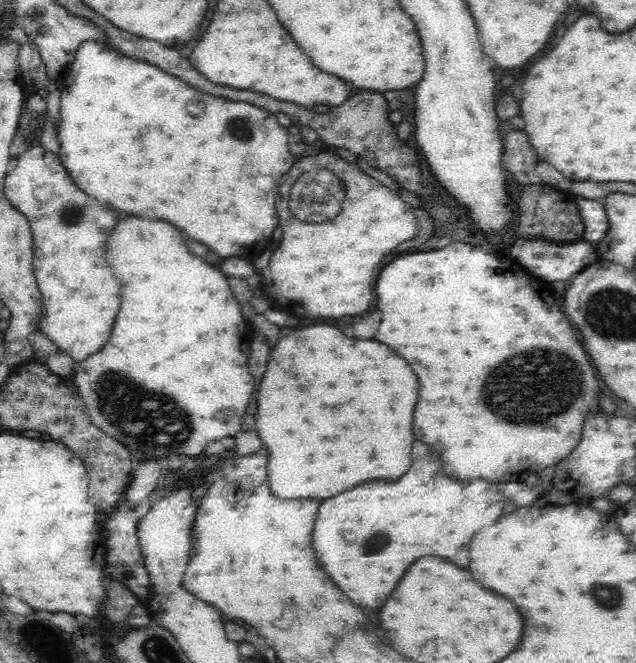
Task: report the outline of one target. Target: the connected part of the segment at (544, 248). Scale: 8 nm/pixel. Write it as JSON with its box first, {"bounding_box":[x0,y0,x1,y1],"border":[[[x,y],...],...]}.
{"bounding_box":[508,239,596,285],"border":[[[516,239],[509,244],[508,256],[520,263],[531,275],[551,285],[556,280],[568,280],[580,273],[588,273],[596,262],[596,247],[587,240],[578,239],[570,243],[554,243],[548,239]]]}

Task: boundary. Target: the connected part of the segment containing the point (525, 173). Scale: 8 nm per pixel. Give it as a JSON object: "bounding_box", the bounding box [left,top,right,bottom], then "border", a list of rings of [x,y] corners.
{"bounding_box":[503,130,542,184],"border":[[[514,130],[504,133],[504,158],[503,164],[514,178],[522,184],[542,184],[542,180],[536,172],[536,166],[540,162],[537,152],[528,140],[528,136],[522,130]]]}

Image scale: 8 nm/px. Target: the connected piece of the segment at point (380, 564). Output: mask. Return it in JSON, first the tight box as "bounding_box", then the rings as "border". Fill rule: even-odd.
{"bounding_box":[314,442,506,608],"border":[[[416,442],[412,448],[412,468],[400,480],[392,484],[360,484],[348,492],[324,500],[318,510],[314,528],[314,550],[324,570],[356,606],[376,608],[384,604],[388,594],[396,588],[398,580],[420,556],[444,556],[444,560],[452,560],[452,564],[466,568],[470,564],[470,536],[496,522],[496,518],[502,514],[504,502],[506,496],[500,492],[498,484],[492,484],[488,480],[462,482],[444,476],[438,456],[424,442]]]}

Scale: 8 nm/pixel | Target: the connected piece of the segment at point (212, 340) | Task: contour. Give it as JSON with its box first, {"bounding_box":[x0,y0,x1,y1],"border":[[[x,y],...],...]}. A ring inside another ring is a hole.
{"bounding_box":[72,218,252,456],"border":[[[126,218],[120,220],[116,224],[116,228],[112,230],[112,234],[106,240],[106,258],[108,264],[114,270],[116,280],[120,282],[122,288],[122,306],[120,306],[120,314],[116,316],[116,324],[114,324],[114,332],[110,342],[92,356],[86,357],[80,362],[75,362],[72,368],[74,374],[74,384],[76,390],[82,398],[82,402],[86,405],[86,410],[90,415],[90,423],[99,428],[101,432],[115,438],[124,446],[130,448],[132,452],[142,452],[142,454],[158,454],[162,456],[166,450],[176,448],[176,452],[186,453],[188,456],[196,456],[205,450],[205,444],[208,440],[218,440],[224,436],[234,436],[240,430],[242,424],[242,416],[246,414],[246,406],[248,400],[252,396],[252,376],[248,374],[248,356],[250,356],[250,342],[252,342],[252,330],[248,328],[242,308],[236,302],[228,280],[222,276],[222,272],[218,268],[214,268],[212,264],[206,264],[204,258],[192,256],[184,244],[182,232],[174,226],[168,224],[168,220],[142,220],[142,218]],[[174,436],[186,436],[184,440],[178,440]]]}

